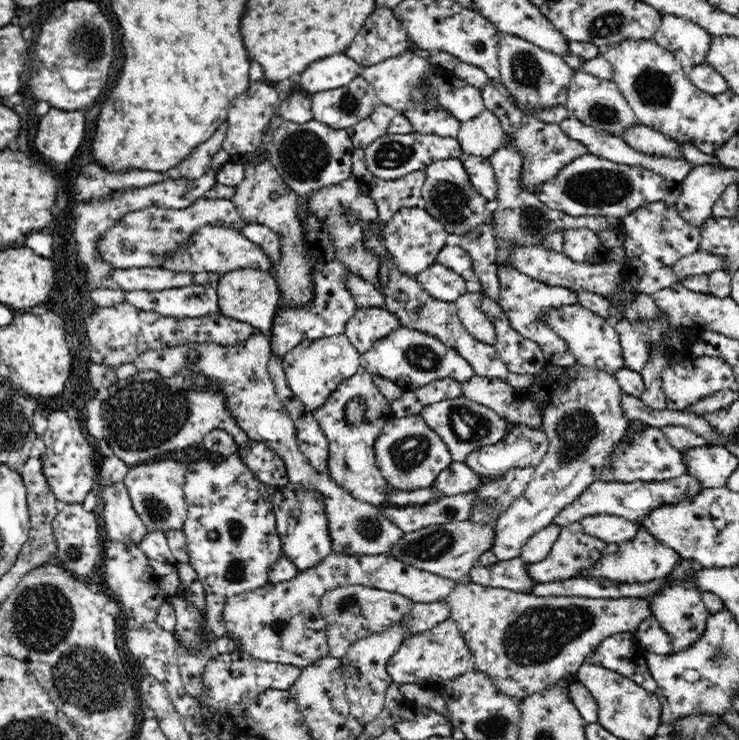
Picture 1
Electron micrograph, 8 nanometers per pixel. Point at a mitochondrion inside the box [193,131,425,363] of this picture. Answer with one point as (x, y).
(392, 155)

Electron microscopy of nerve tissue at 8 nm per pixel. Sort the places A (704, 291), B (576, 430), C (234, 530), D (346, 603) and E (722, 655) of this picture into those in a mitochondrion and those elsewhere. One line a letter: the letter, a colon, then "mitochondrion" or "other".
A: other
B: mitochondrion
C: mitochondrion
D: mitochondrion
E: mitochondrion

